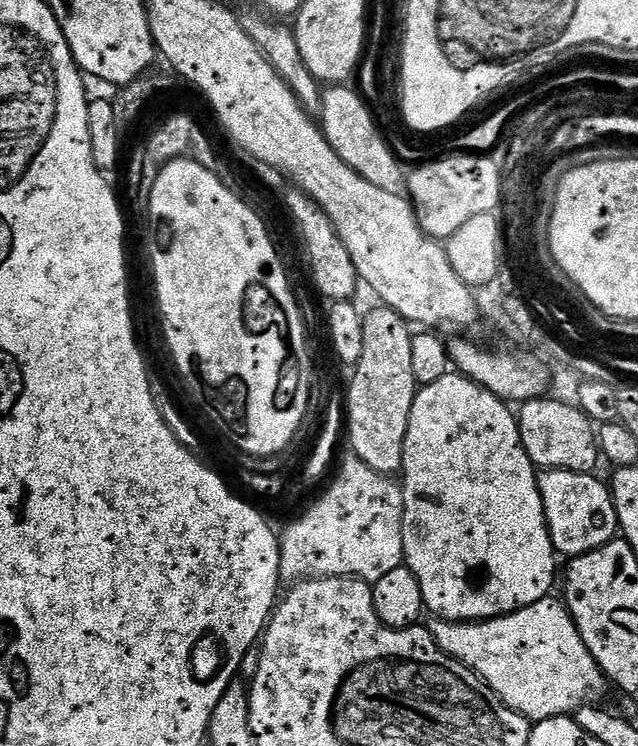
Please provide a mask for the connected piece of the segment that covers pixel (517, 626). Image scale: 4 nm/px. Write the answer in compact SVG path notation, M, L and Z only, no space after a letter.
M550 594L534 602L534 606L526 606L505 616L495 616L492 620L457 622L436 618L431 622L430 631L436 645L450 658L462 661L492 687L494 694L498 694L506 706L521 712L530 722L575 714L579 708L600 702L604 691L610 688L598 662L588 653L586 642L582 642L576 623L568 612L568 605L563 599L556 597L555 600L555 595Z

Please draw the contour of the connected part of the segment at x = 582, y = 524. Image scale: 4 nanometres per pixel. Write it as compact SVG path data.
M570 470L541 471L536 477L538 490L542 494L544 517L552 547L561 557L581 556L590 550L598 550L617 539L616 507L612 501L609 485L595 480L595 475Z

